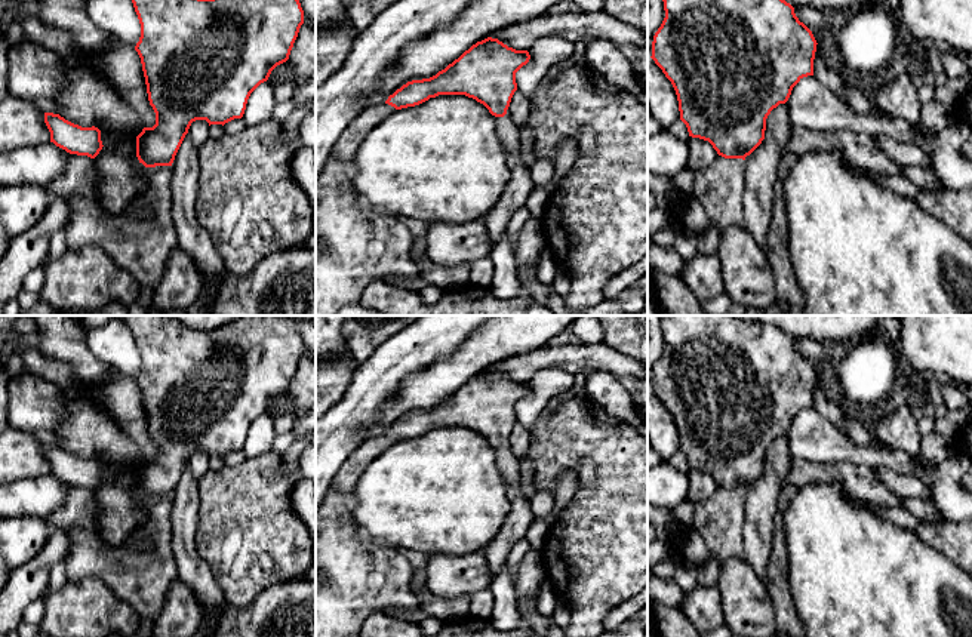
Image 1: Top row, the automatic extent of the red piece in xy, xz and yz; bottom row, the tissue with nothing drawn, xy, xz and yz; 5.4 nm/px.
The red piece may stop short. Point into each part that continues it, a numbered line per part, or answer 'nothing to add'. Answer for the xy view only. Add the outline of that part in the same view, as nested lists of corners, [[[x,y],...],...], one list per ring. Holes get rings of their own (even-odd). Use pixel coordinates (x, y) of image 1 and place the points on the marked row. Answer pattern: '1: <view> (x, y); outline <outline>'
nothing to add

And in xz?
1: xz (520, 184); outline [[[510,108],[504,117],[496,117],[495,129],[508,156],[511,178],[498,203],[485,215],[492,246],[507,233],[514,212],[526,206],[527,197],[535,188],[530,172],[522,161],[522,130],[511,120]]]

